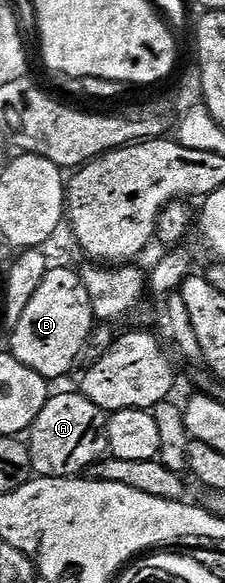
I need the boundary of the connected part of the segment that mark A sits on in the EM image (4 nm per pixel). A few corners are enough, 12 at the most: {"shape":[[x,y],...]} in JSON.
{"shape":[[55,393],[28,431],[43,478],[73,478],[107,453],[107,411]]}

